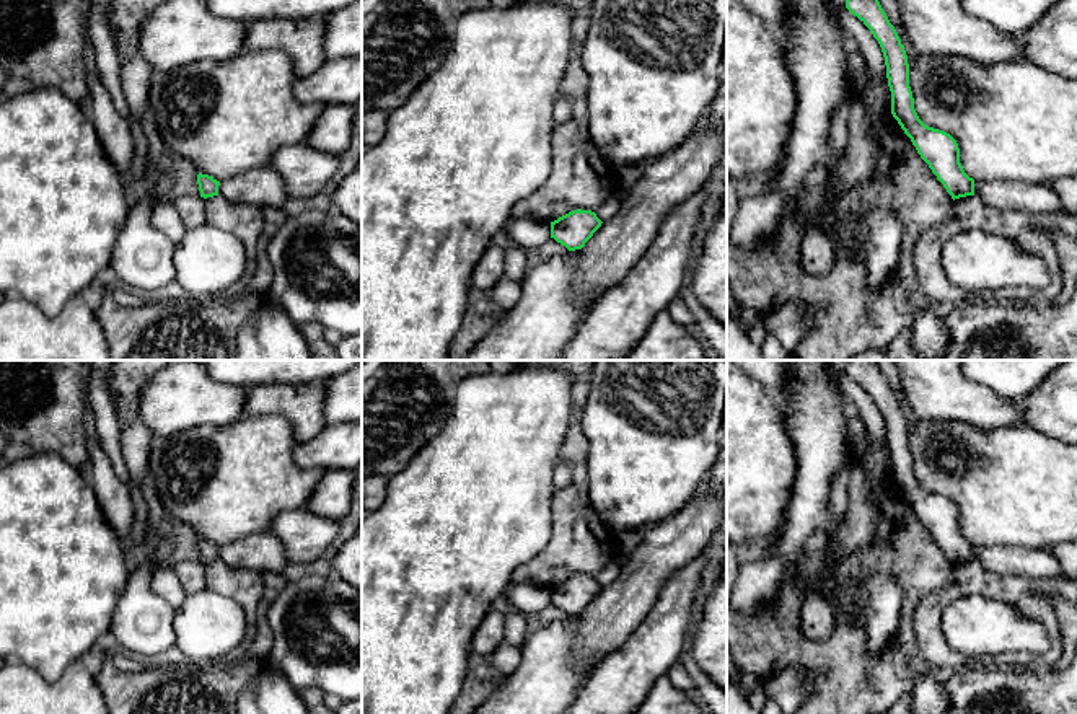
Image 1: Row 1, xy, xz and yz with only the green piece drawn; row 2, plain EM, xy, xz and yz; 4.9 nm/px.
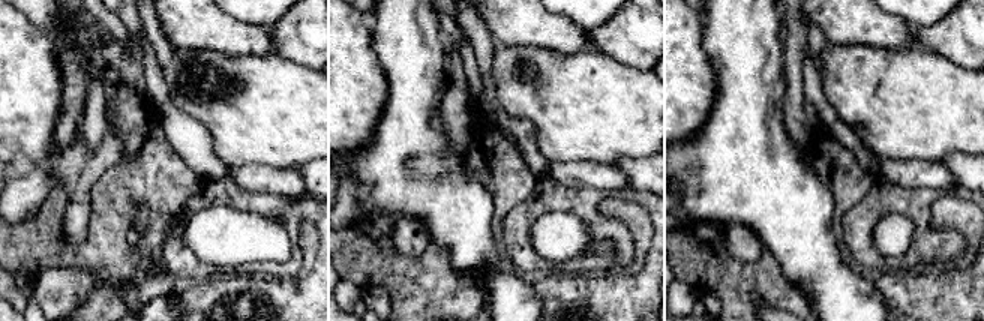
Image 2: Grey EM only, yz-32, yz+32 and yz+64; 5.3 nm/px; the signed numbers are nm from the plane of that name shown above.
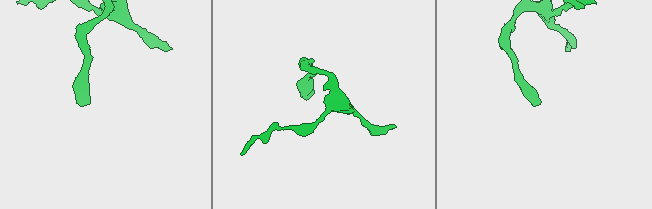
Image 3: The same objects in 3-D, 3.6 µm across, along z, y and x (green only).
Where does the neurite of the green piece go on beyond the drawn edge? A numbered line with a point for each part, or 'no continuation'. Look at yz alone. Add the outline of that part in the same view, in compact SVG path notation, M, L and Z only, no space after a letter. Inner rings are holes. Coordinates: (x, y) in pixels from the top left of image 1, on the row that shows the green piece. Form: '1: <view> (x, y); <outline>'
no continuation

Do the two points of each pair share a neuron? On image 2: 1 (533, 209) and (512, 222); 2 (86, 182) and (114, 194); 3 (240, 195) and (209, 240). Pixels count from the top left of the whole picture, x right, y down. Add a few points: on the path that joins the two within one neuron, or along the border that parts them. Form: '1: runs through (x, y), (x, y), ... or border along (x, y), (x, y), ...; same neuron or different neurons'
1: runs through (528, 210), (516, 218); same neuron
2: border along (119, 159), (92, 188), (87, 219); different neurons
3: border along (201, 209), (230, 206), (243, 212); different neurons

